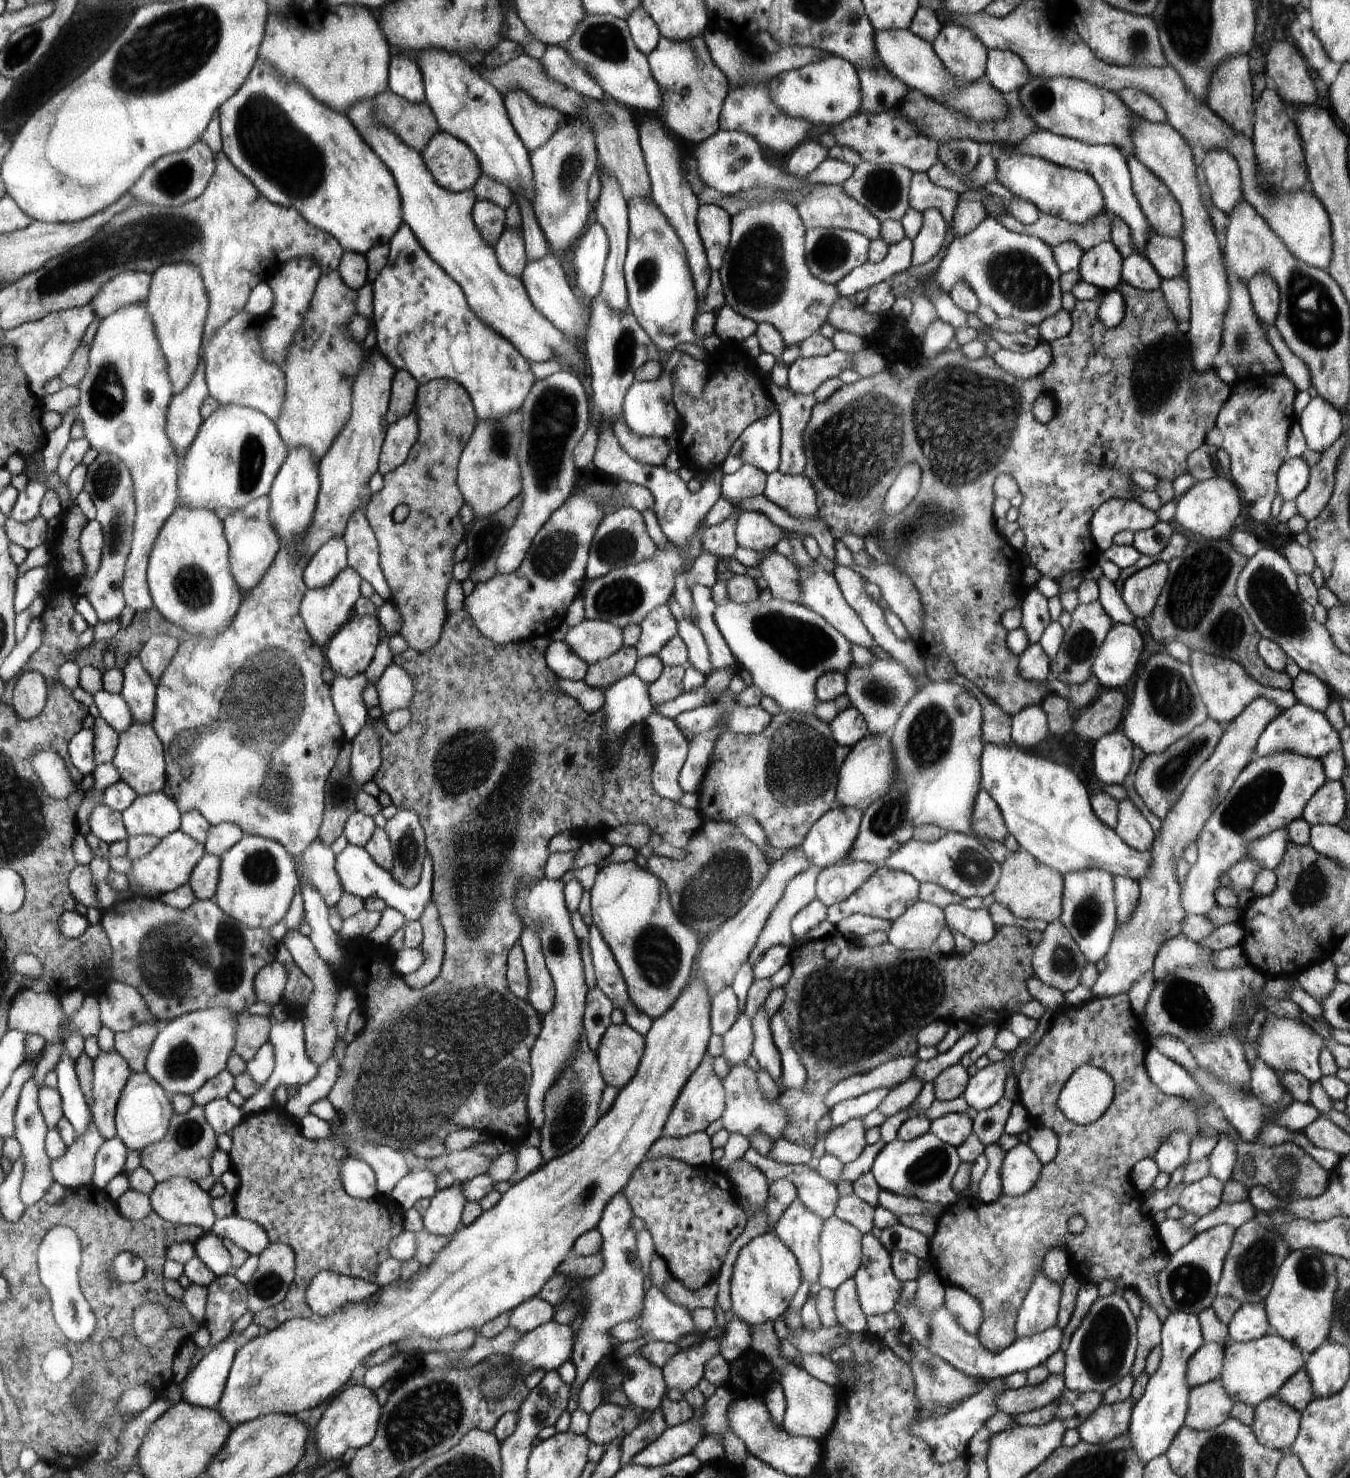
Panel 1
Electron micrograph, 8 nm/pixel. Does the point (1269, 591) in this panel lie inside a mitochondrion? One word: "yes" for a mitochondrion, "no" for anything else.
yes

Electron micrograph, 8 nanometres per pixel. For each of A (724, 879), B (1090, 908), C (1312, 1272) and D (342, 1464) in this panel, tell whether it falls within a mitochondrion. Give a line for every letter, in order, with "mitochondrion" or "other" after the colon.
A: mitochondrion
B: mitochondrion
C: mitochondrion
D: other

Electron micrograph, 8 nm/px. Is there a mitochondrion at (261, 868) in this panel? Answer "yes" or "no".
yes

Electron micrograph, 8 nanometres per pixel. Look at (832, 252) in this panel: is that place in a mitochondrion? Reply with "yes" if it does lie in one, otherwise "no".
yes

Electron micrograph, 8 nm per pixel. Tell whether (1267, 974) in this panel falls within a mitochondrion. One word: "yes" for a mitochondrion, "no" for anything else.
no

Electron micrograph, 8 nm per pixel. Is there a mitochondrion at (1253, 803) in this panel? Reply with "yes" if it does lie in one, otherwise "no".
yes

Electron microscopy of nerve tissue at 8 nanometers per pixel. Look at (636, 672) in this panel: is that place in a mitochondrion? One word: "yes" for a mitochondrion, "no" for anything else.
no

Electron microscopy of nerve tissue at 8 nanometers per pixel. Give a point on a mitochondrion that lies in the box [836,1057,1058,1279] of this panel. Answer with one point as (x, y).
(929, 1166)

